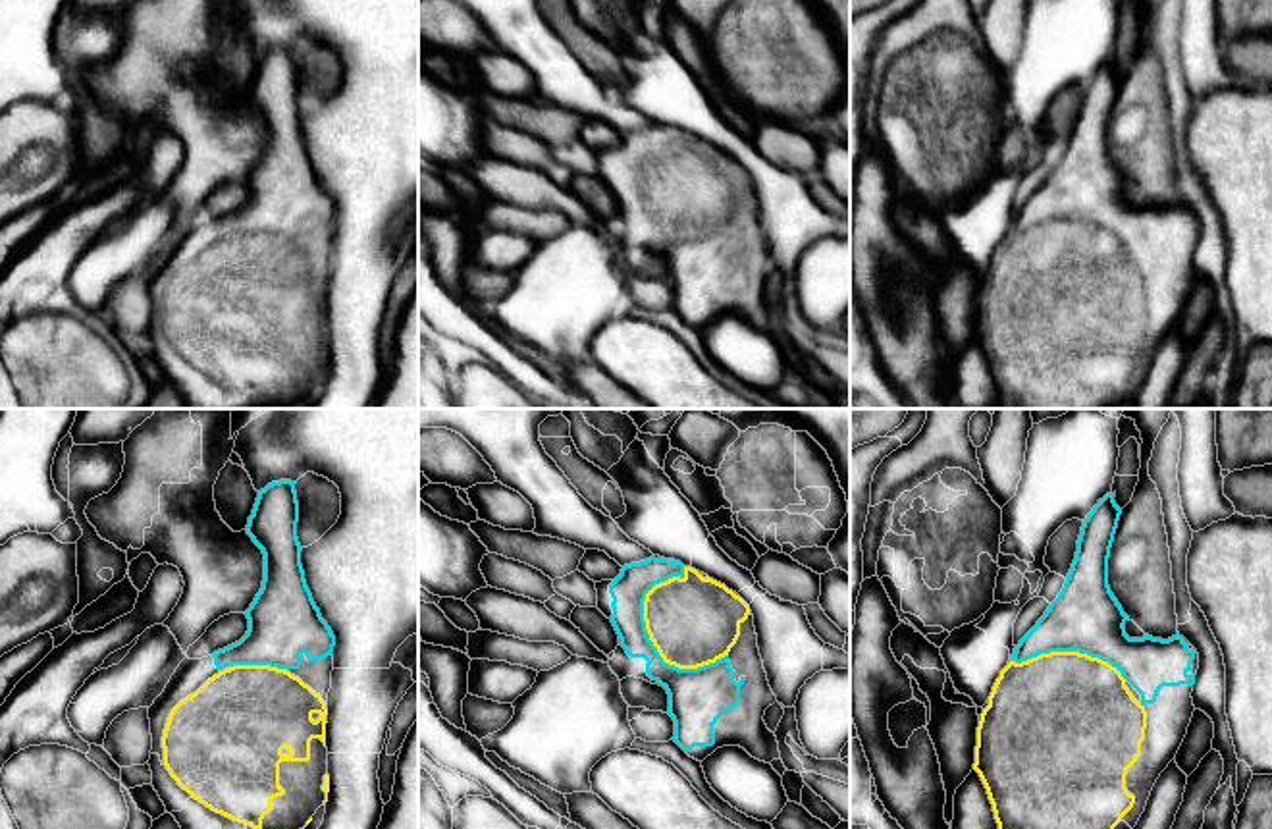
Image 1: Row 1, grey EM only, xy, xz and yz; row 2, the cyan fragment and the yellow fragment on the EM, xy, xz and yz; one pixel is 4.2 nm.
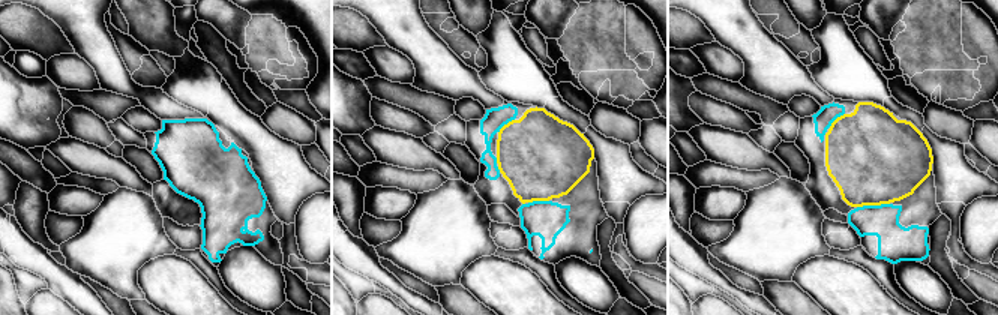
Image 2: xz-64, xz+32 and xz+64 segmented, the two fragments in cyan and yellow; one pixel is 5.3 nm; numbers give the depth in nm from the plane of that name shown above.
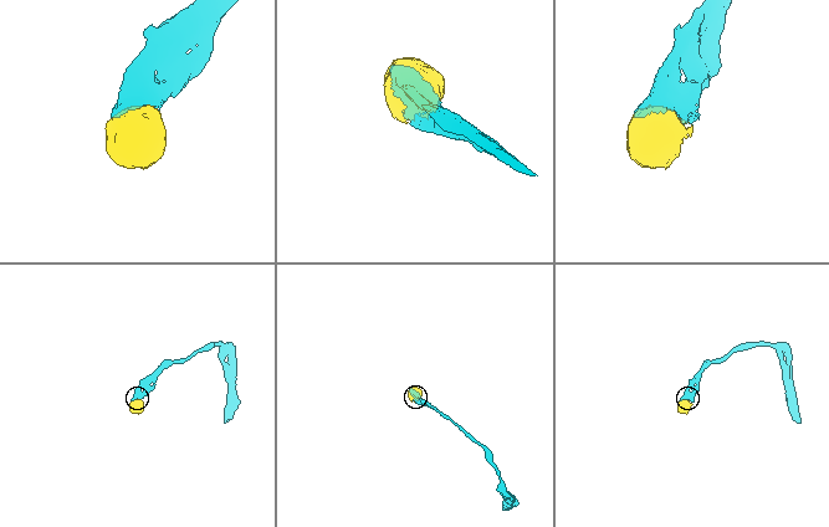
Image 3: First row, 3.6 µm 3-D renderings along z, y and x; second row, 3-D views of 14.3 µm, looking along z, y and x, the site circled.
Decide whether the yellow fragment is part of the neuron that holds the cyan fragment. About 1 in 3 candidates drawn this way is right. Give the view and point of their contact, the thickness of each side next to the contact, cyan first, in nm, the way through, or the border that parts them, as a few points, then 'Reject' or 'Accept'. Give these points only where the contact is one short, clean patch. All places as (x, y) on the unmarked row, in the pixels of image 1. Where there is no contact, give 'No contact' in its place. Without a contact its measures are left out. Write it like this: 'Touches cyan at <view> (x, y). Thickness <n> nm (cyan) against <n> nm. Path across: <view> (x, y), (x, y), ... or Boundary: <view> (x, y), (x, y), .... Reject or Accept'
Touches cyan at xz (662, 228). Thickness 240 nm (cyan) against 380 nm. Accept

